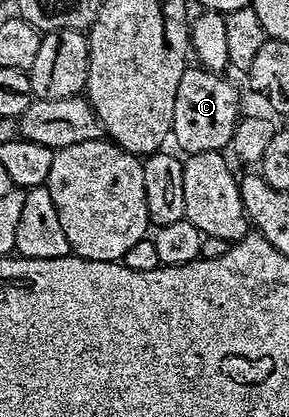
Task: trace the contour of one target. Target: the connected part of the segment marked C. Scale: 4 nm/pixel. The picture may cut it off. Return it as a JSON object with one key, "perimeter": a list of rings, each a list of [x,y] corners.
{"perimeter":[[[187,68],[184,76],[180,76],[180,84],[176,84],[176,108],[172,108],[172,142],[186,156],[213,150],[225,151],[234,141],[240,117],[237,88],[222,78],[226,76],[221,73],[197,69]]]}

